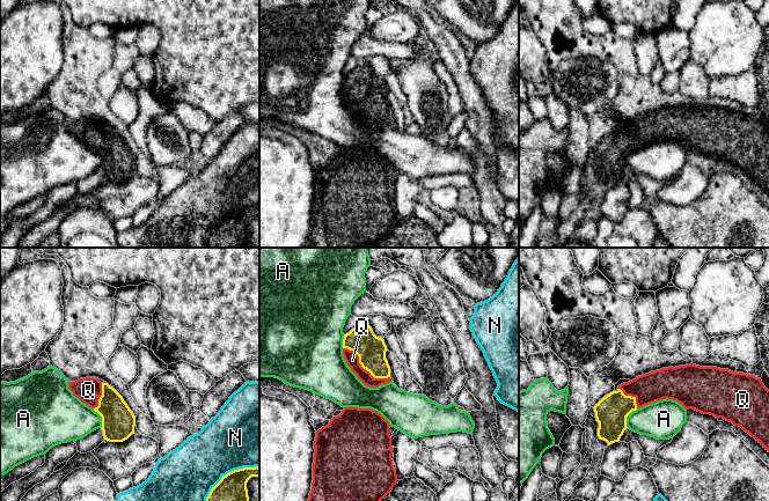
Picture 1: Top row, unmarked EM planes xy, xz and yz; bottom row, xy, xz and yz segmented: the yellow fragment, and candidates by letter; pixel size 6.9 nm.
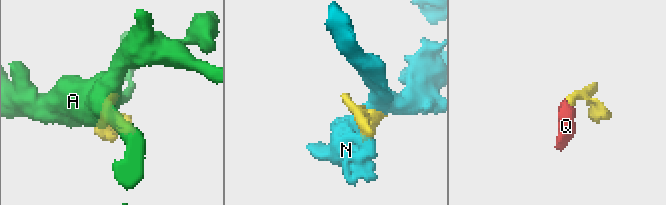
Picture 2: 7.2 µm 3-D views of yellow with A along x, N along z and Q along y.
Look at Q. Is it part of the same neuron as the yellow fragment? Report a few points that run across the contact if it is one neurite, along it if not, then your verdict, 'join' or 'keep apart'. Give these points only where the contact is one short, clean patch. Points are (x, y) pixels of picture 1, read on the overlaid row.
line xz (371, 350), (366, 354), (364, 368), (356, 360), (352, 360); join

